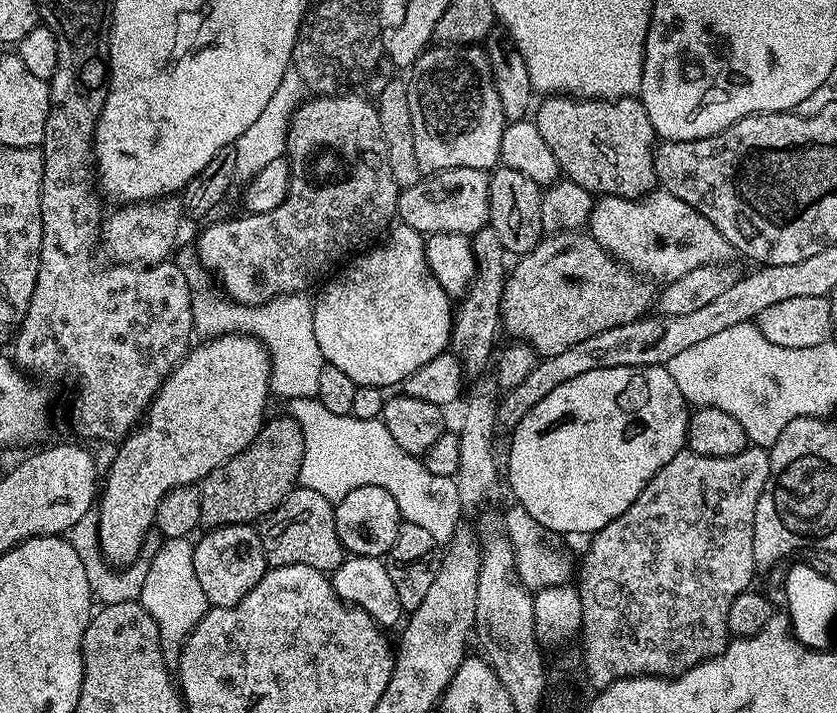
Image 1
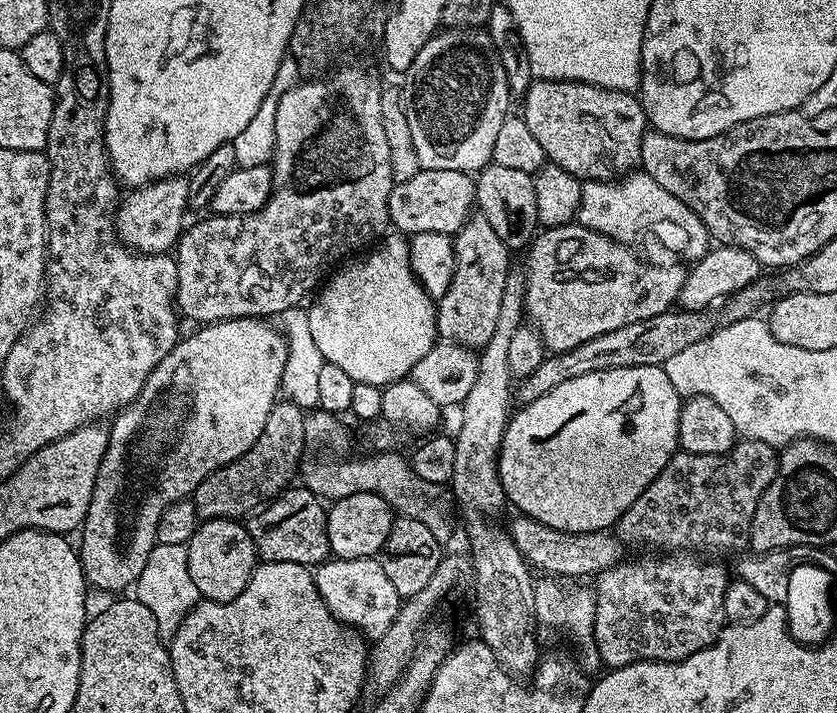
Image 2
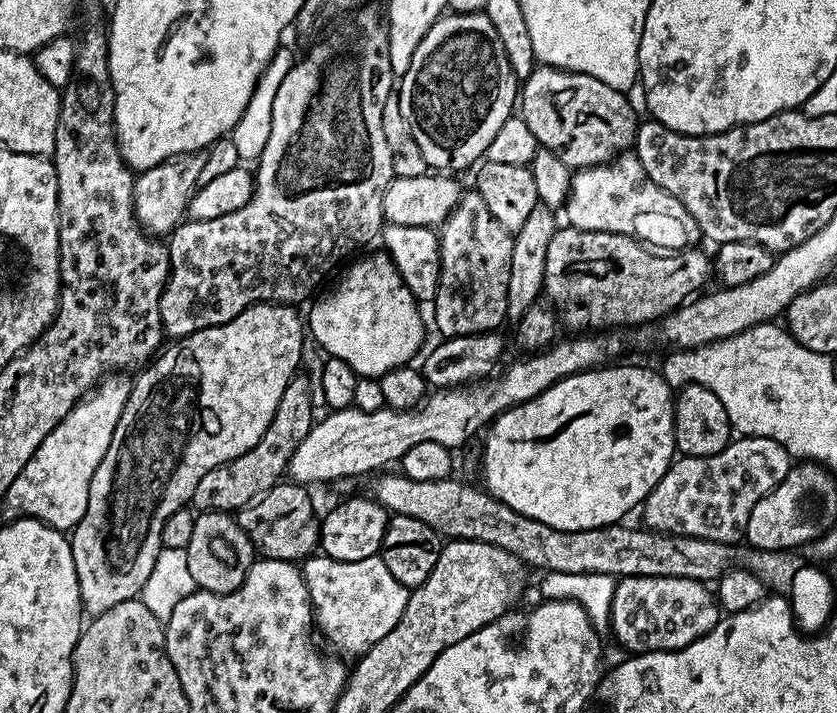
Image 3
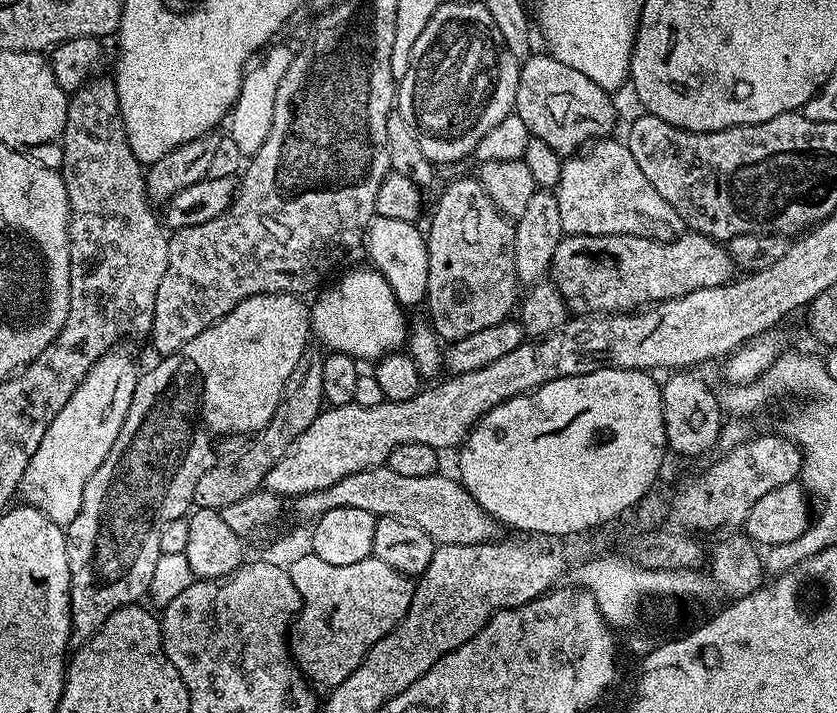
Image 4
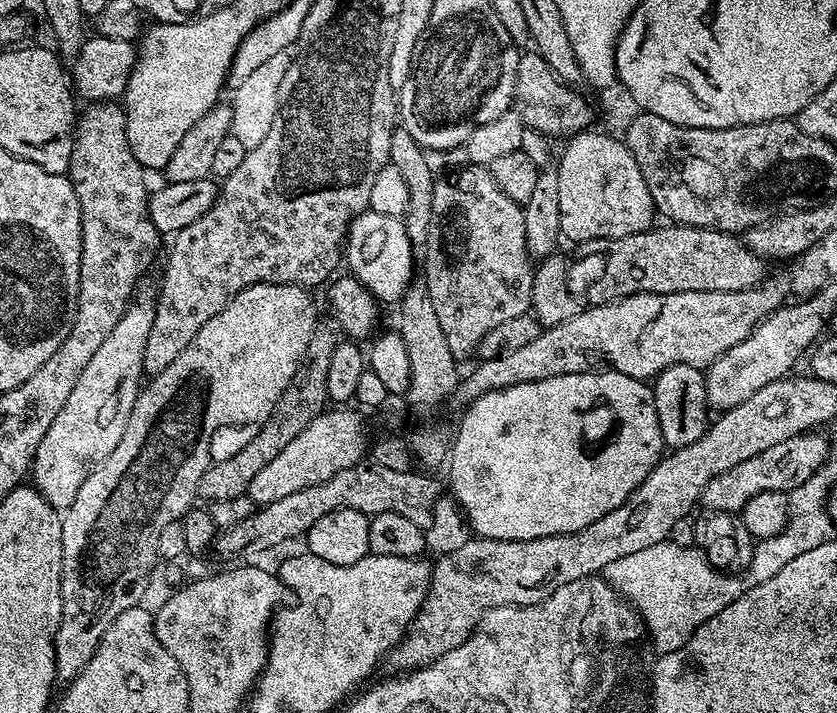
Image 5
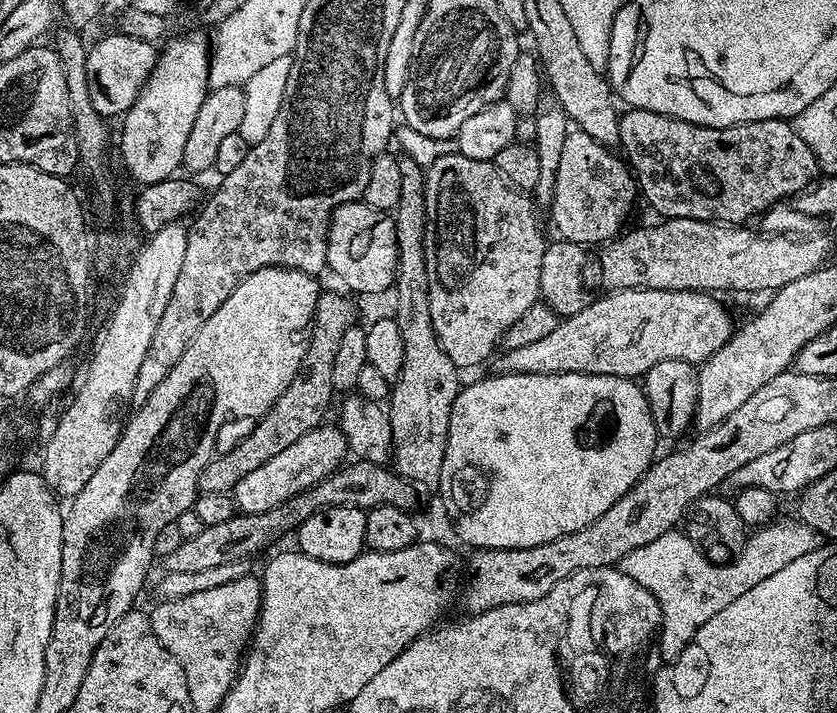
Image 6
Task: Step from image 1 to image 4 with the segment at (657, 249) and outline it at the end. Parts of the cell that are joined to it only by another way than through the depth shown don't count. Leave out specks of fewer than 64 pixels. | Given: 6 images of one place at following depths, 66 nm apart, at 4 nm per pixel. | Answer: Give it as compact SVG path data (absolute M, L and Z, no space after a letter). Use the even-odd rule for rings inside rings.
M601 138L587 150L565 159L554 191L562 214L562 230L567 235L645 236L651 240L674 240L681 235L682 221L674 206L670 206L670 202L650 186L646 174L642 174L638 162L634 162L634 154L630 154L627 143L620 141L619 144L616 138Z

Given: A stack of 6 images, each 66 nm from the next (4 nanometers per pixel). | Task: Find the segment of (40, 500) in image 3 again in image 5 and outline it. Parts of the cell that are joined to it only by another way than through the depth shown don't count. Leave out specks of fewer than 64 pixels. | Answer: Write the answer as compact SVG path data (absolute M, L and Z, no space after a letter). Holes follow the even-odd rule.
M141 287L135 293L132 303L124 311L122 318L118 318L118 326L114 326L114 330L106 338L106 342L102 342L102 346L98 346L94 358L90 358L90 362L86 362L86 370L82 370L82 374L78 374L78 382L74 386L74 390L70 390L70 394L66 398L66 406L62 406L62 410L58 410L58 418L54 418L54 422L50 422L50 430L46 430L46 434L32 458L31 483L36 491L42 494L42 498L46 498L46 502L50 502L52 508L57 510L69 508L74 502L74 498L78 498L78 490L84 479L88 477L90 466L101 464L106 462L106 458L110 458L114 446L118 446L122 433L126 430L126 422L130 422L130 410L134 410L134 402L140 395L142 387L140 376L145 375L146 338L150 338L150 326L154 326L154 314L156 313L157 293L153 289L151 292L150 289L143 288Z

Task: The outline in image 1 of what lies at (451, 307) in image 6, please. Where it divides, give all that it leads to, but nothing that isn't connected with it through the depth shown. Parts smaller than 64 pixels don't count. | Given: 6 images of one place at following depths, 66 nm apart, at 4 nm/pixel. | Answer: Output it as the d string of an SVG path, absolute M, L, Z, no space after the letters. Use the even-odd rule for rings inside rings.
M492 227L478 230L472 241L472 259L476 261L476 270L472 278L472 284L467 292L459 297L452 317L452 334L450 337L454 355L460 360L464 368L465 377L480 376L484 371L489 371L490 361L494 356L496 344L496 331L501 331L500 303L504 293L506 279L506 253L502 242L498 242L498 234L494 234Z

